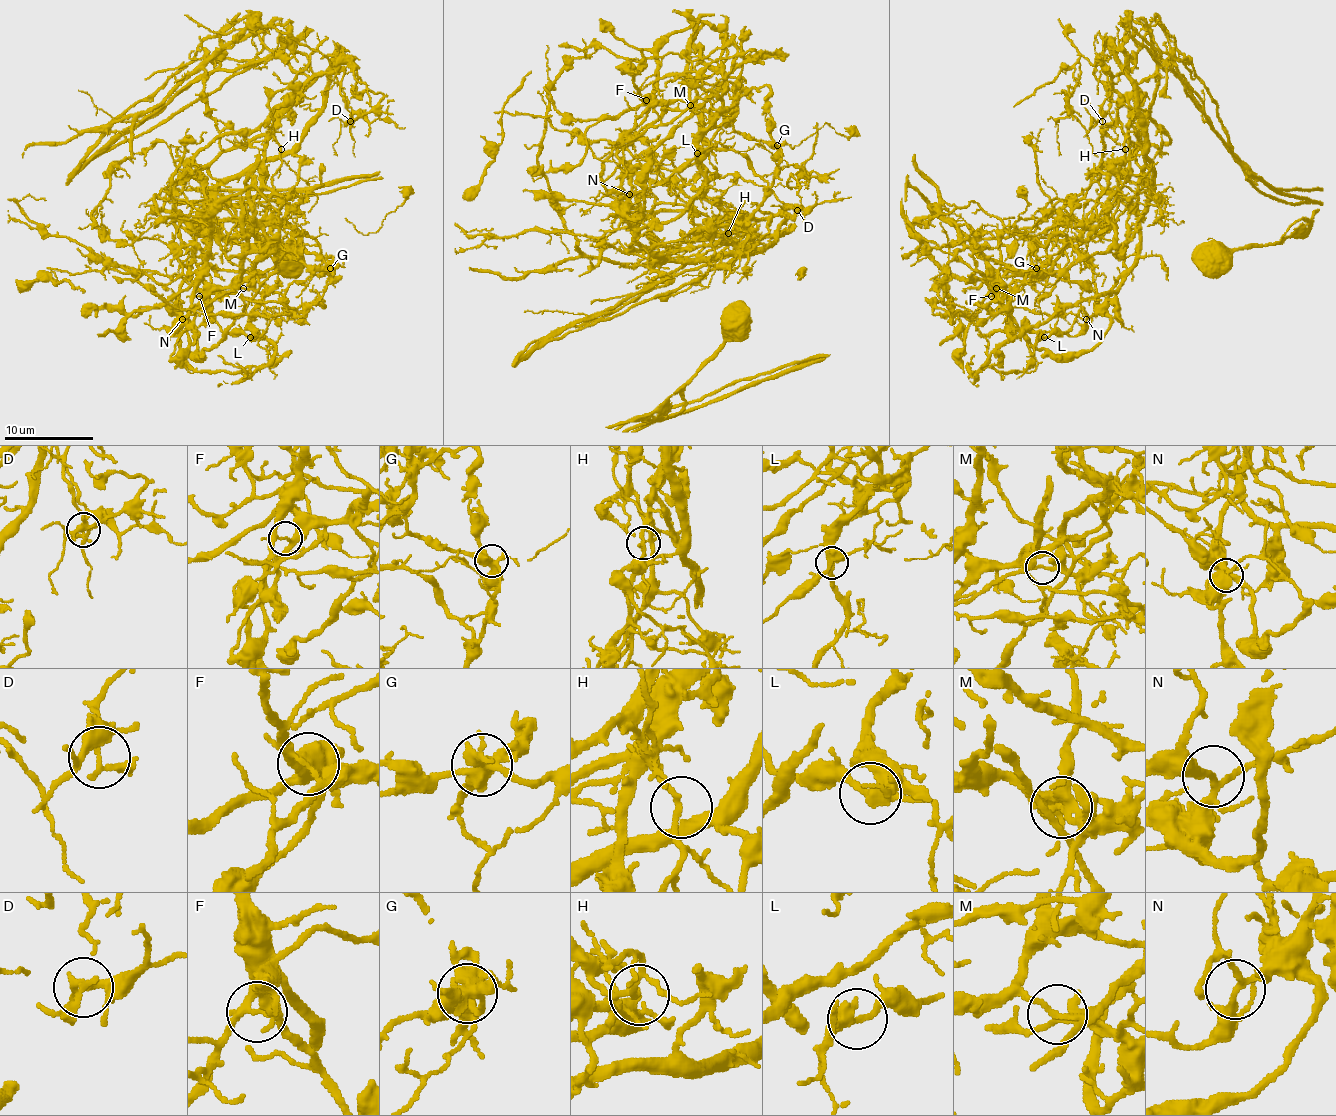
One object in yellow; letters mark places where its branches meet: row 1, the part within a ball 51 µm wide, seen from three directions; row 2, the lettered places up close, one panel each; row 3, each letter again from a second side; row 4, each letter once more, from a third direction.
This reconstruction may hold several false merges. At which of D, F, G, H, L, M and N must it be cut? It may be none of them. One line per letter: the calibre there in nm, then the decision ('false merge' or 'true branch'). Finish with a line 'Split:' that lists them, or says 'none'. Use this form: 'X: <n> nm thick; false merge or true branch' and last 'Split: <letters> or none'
D: 160 nm thick; true branch
F: 190 nm thick; false merge
G: 420 nm thick; false merge
H: 160 nm thick; false merge
L: 360 nm thick; true branch
M: 160 nm thick; false merge
N: 200 nm thick; true branch
Split: F, G, H, M

